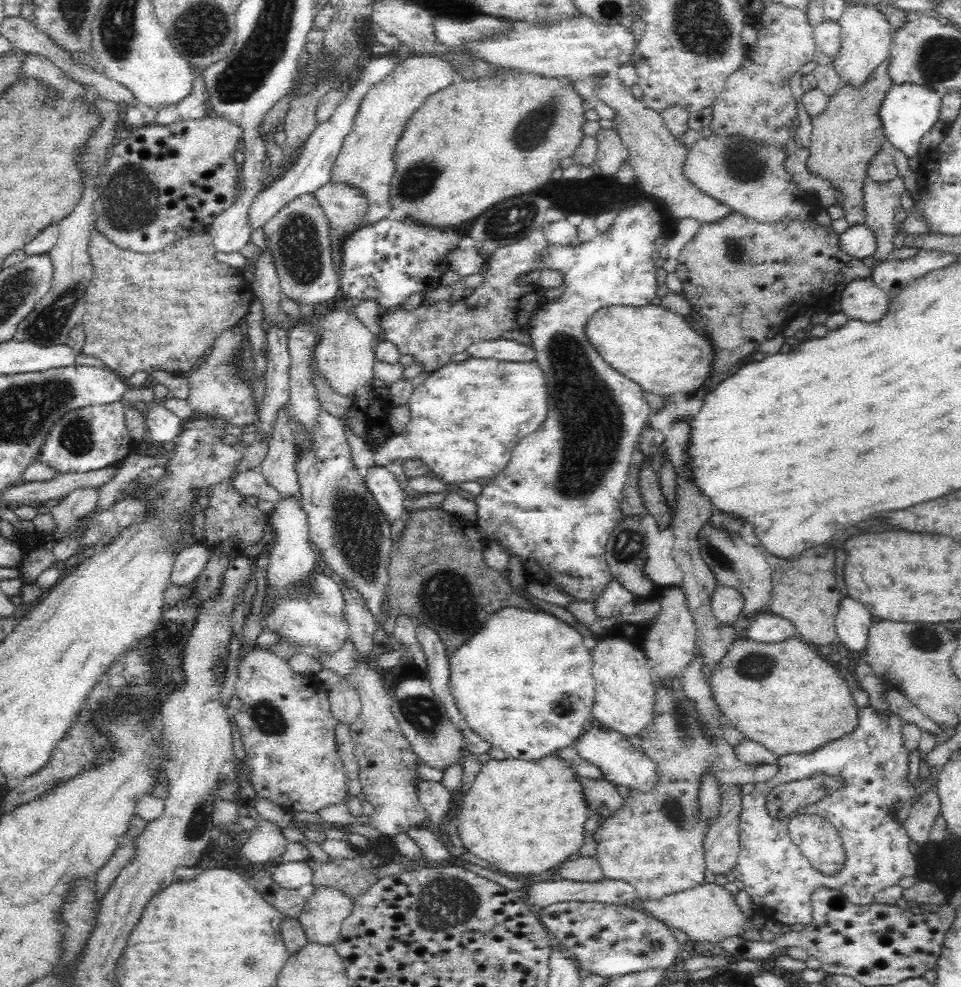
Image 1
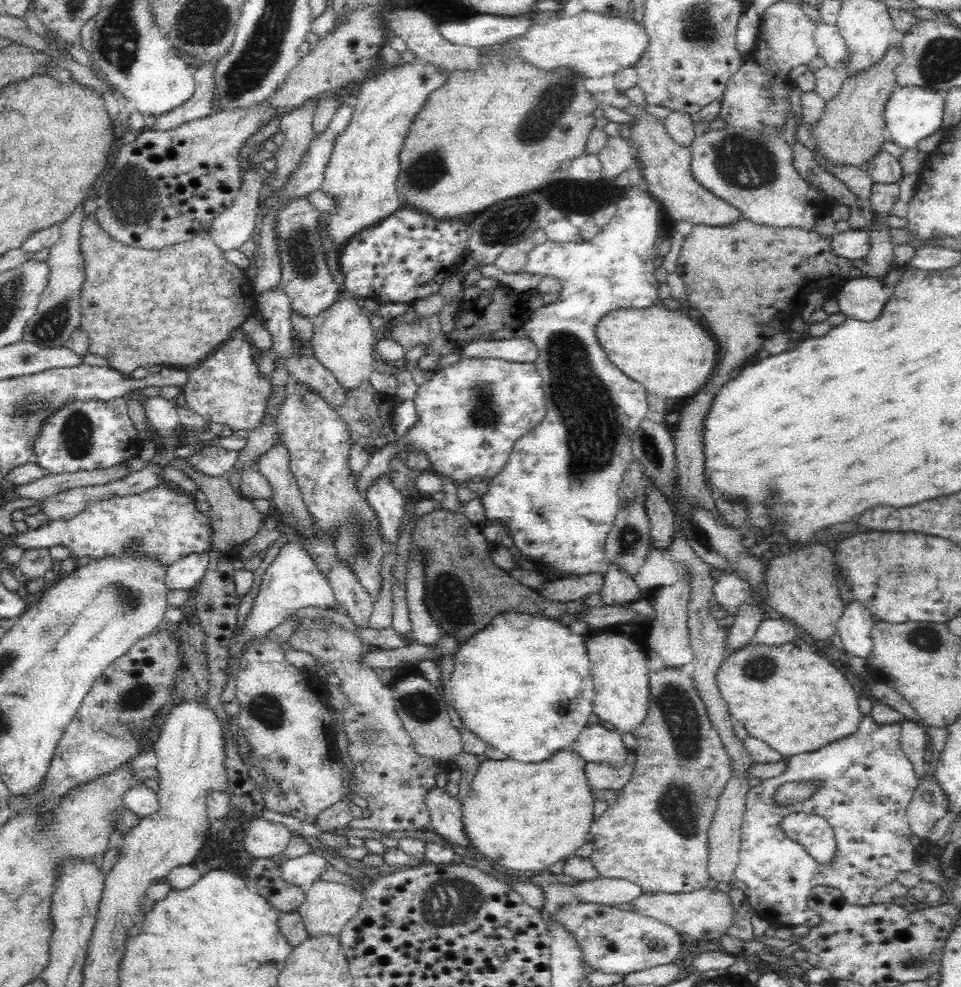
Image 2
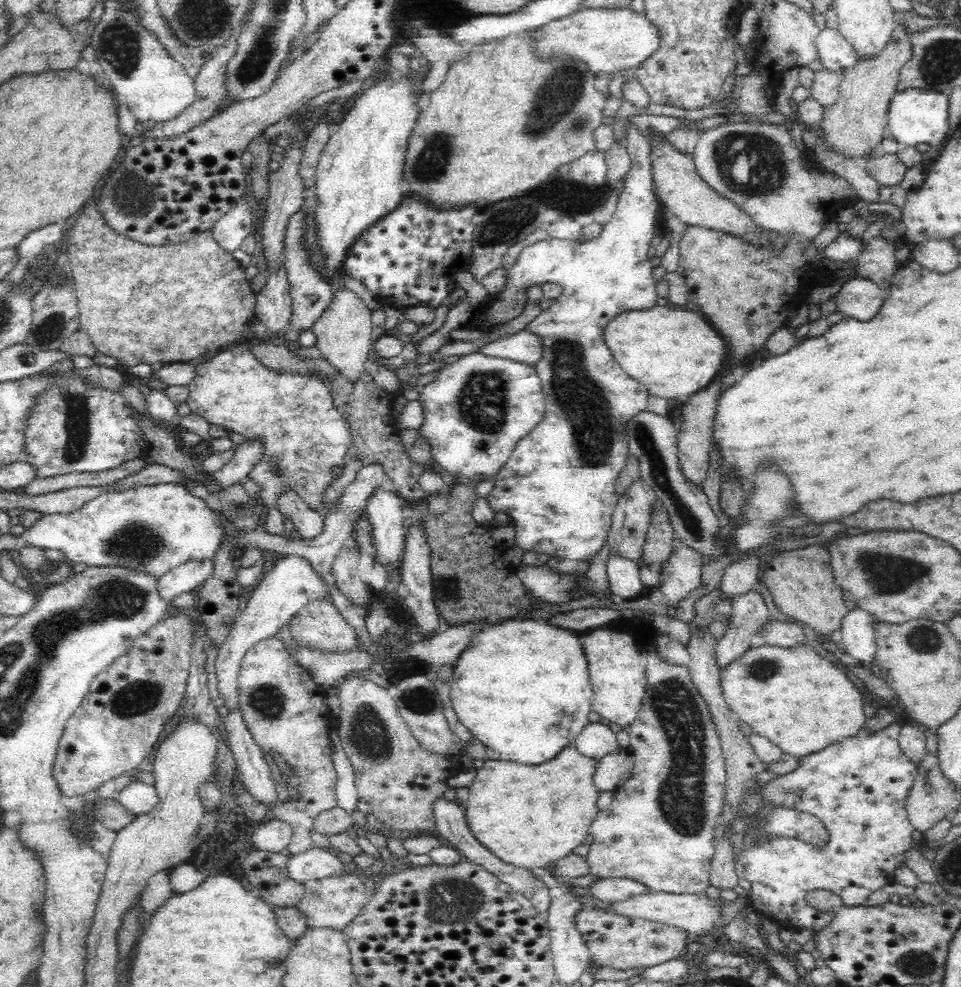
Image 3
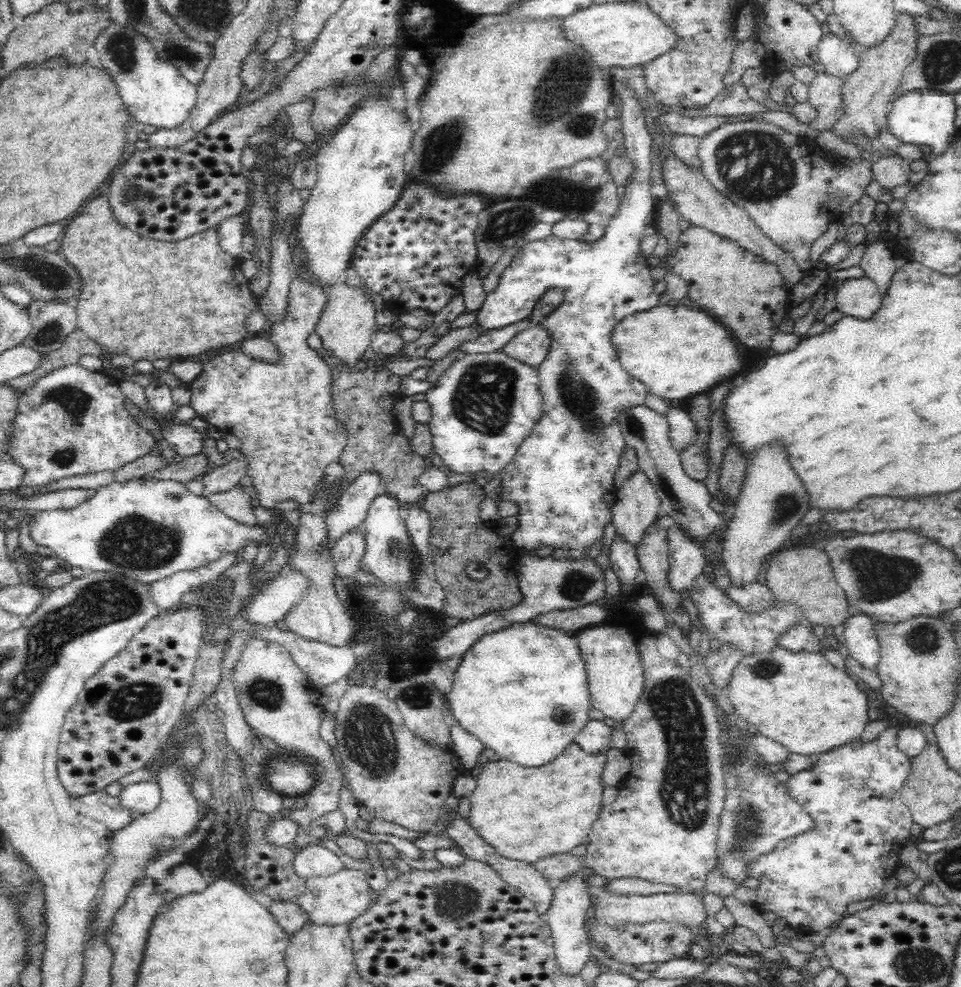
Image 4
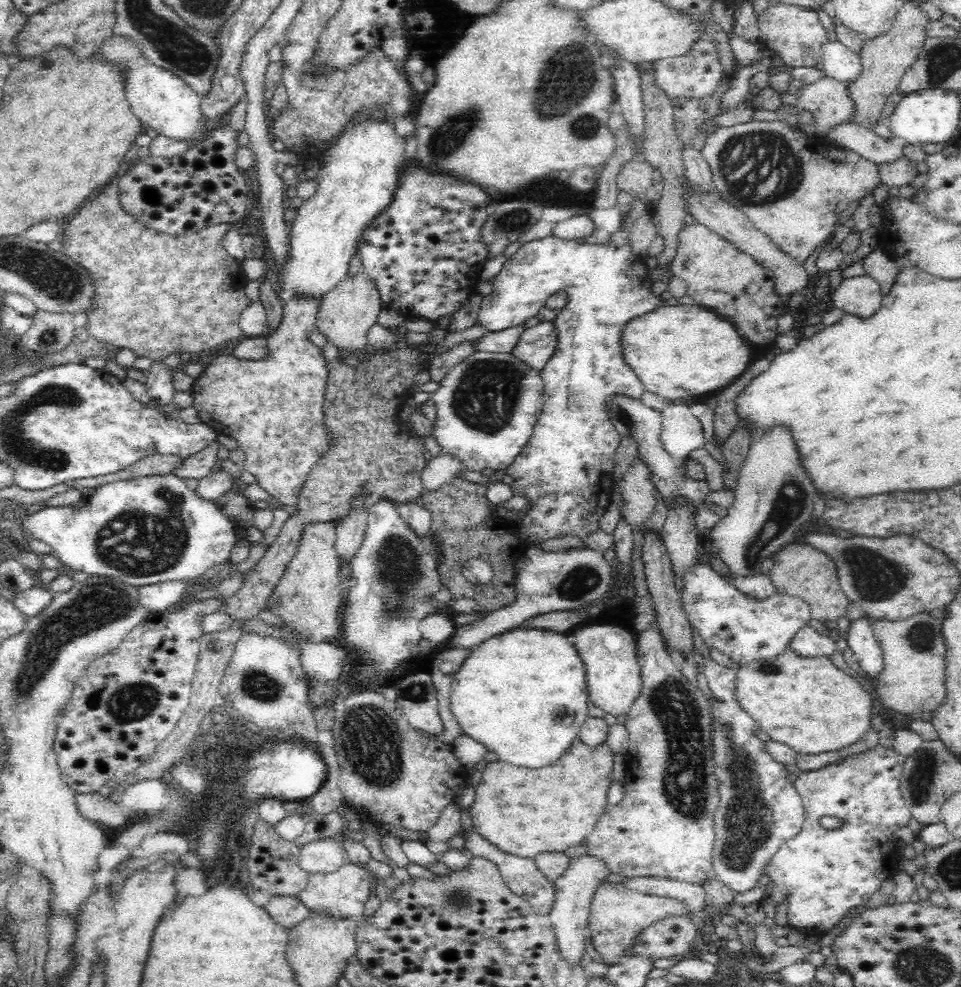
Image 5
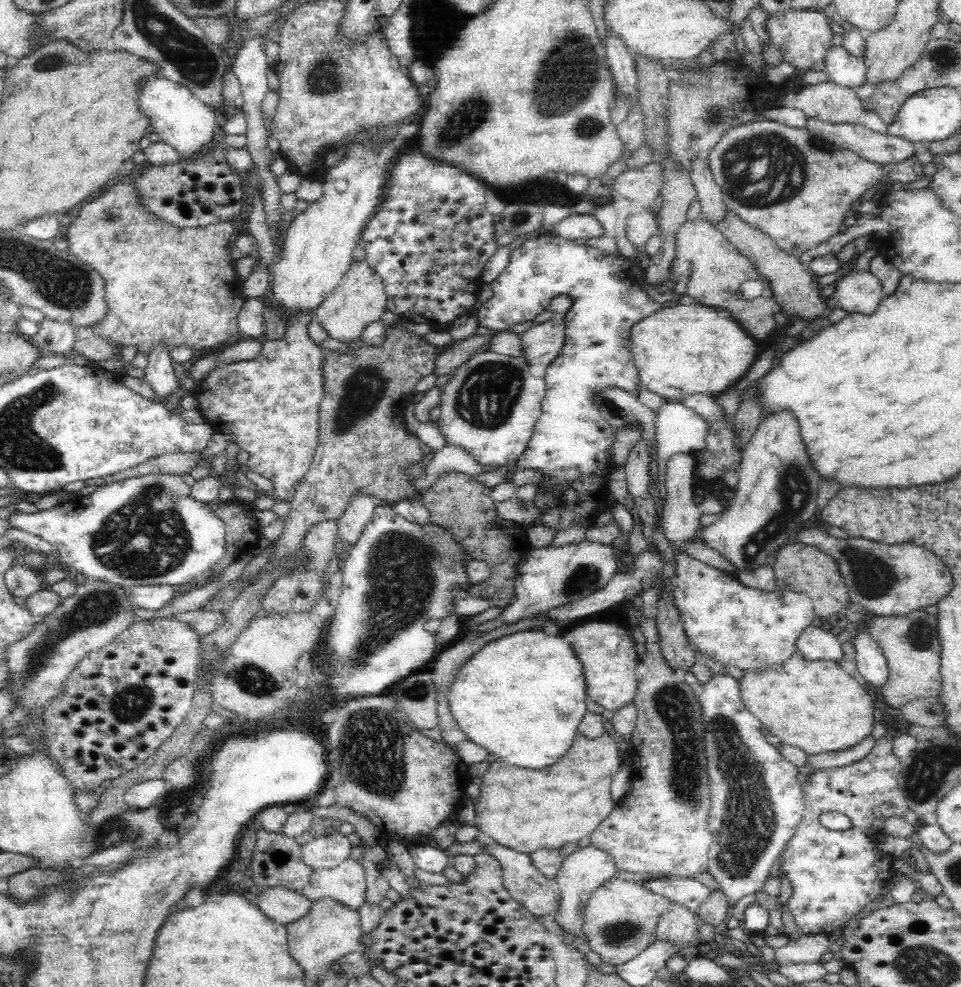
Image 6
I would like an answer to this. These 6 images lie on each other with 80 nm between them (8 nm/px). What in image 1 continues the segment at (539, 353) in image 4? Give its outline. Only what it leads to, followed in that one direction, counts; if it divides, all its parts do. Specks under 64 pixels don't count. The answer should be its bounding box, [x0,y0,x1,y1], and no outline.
[466,339,536,362]

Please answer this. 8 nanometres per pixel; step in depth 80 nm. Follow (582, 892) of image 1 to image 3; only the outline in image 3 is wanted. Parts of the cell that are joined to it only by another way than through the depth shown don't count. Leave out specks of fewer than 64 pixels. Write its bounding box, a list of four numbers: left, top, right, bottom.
[588,878,650,905]

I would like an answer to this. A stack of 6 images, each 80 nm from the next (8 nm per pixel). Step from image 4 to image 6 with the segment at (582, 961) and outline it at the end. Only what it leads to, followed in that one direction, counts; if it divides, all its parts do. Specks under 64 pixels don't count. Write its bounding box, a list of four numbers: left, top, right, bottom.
[554,841,616,942]

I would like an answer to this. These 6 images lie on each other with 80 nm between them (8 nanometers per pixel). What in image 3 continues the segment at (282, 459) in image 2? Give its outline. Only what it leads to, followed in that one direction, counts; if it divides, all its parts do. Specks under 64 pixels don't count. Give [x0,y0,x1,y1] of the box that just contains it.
[277,492,325,540]

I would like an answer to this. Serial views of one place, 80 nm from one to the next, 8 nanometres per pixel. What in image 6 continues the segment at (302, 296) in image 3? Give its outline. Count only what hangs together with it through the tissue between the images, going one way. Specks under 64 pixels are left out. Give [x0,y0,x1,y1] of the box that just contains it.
[192,313,325,502]

